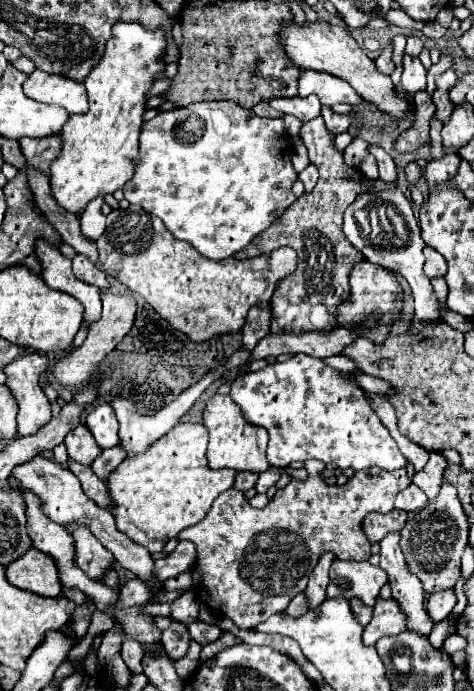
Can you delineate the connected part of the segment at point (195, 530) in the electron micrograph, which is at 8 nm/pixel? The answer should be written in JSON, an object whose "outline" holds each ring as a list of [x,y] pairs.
{"outline":[[[310,459],[304,462],[304,469],[308,471],[308,479],[292,479],[284,489],[276,491],[274,501],[270,501],[264,509],[254,509],[244,499],[244,495],[236,489],[224,491],[220,495],[204,521],[196,527],[184,529],[178,539],[188,539],[196,545],[198,557],[192,567],[194,577],[194,593],[198,595],[204,605],[208,605],[214,613],[228,617],[240,629],[254,629],[258,623],[266,621],[274,613],[282,613],[288,603],[306,589],[308,577],[316,567],[322,553],[332,551],[338,559],[344,561],[368,561],[370,541],[364,537],[362,521],[368,513],[390,513],[394,509],[396,495],[410,485],[406,469],[398,471],[384,471],[378,467],[370,467],[364,471],[356,471],[346,485],[326,485],[321,472],[326,464],[322,461]]]}

